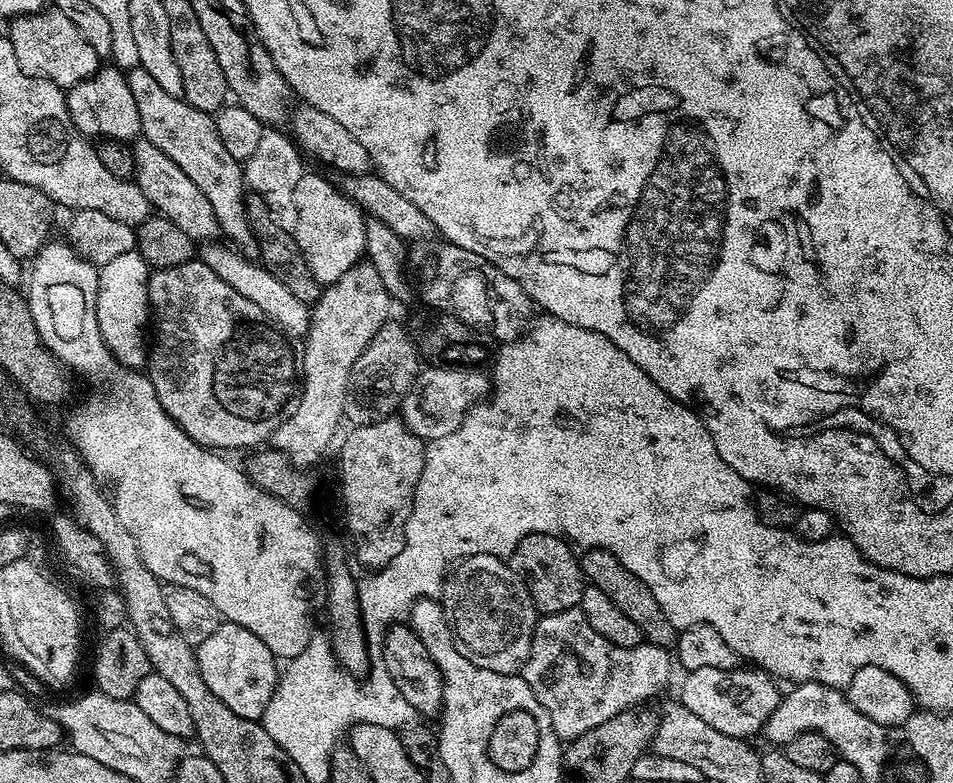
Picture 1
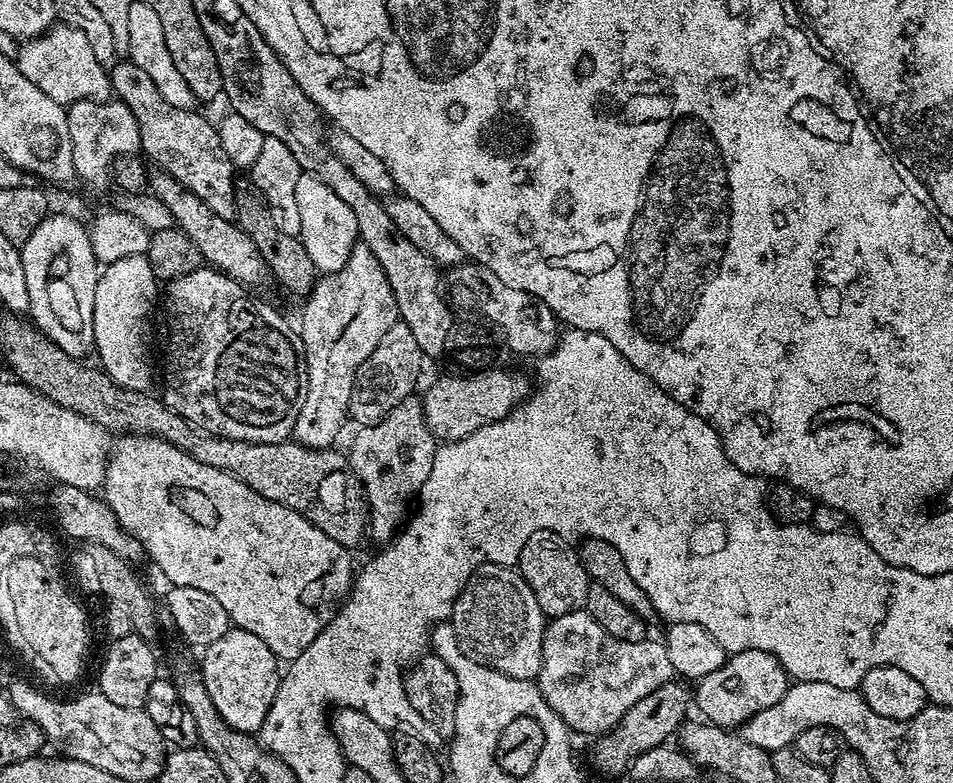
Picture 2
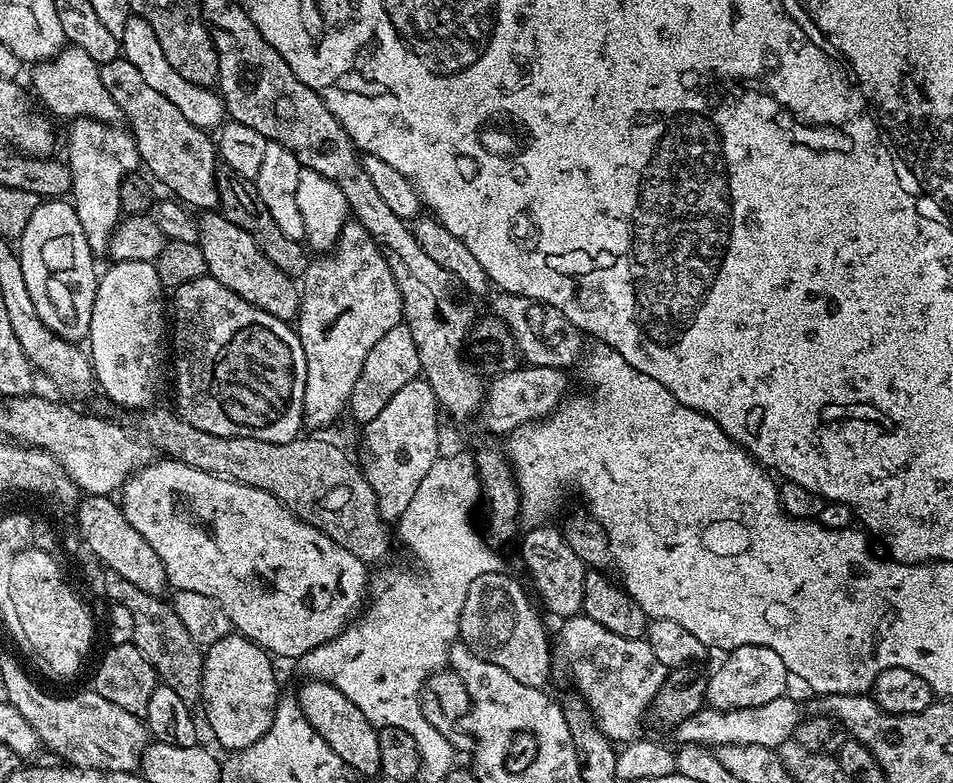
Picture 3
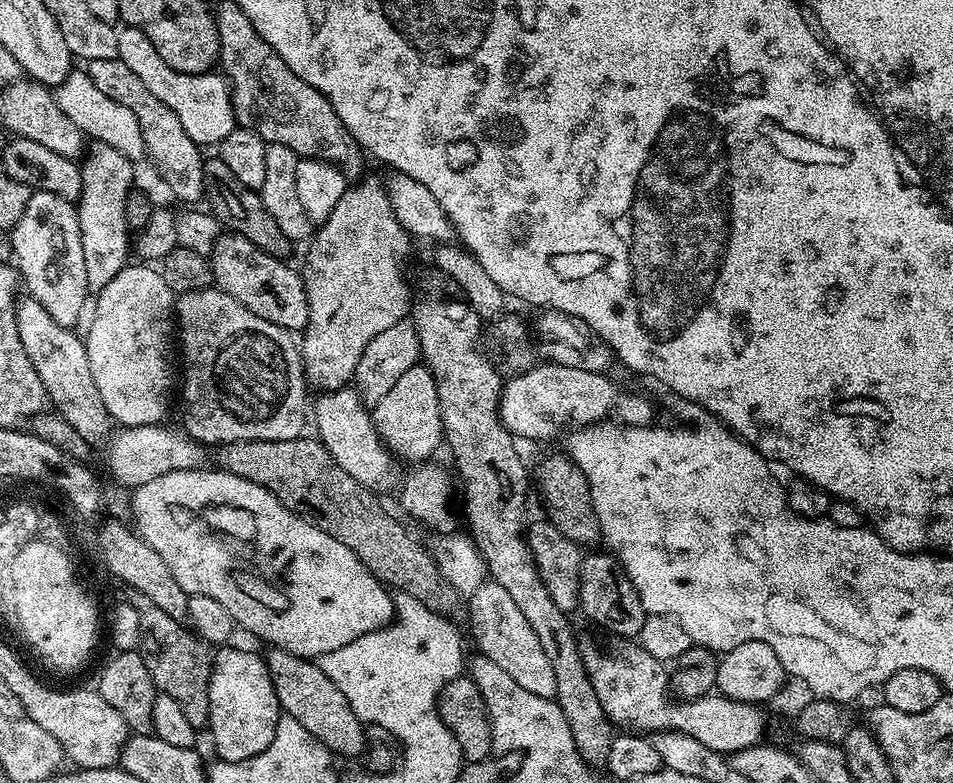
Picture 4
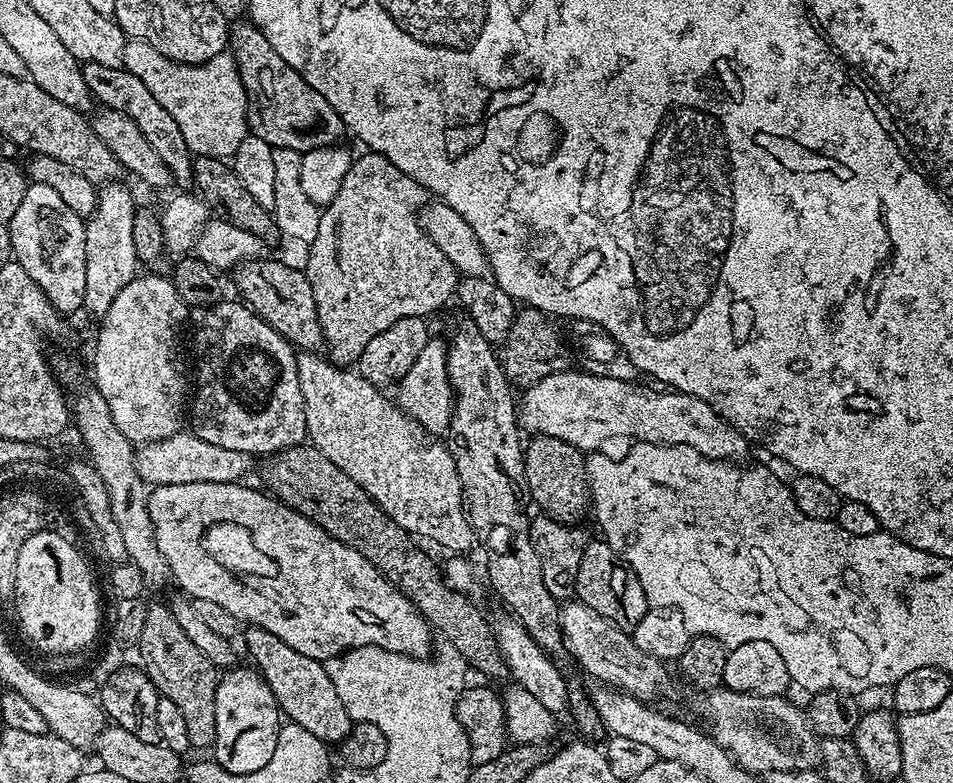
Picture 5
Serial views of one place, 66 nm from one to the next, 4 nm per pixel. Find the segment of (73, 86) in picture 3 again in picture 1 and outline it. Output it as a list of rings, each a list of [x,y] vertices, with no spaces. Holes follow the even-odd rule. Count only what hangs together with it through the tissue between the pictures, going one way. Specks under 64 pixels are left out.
[[[56,8],[31,12],[29,16],[17,16],[11,24],[12,29],[7,29],[6,35],[14,46],[18,66],[28,76],[41,76],[67,90],[90,78],[101,67],[101,57],[96,55],[94,46],[82,38],[82,30],[78,30],[78,26],[74,26],[74,22],[70,22],[70,18]]]

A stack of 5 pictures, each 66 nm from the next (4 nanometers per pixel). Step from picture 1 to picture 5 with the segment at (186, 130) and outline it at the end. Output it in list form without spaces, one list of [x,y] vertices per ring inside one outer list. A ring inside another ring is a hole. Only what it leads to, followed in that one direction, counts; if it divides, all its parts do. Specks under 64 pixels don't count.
[[[84,64],[83,69],[89,93],[95,99],[97,96],[104,103],[101,105],[105,109],[122,110],[126,113],[138,126],[138,130],[142,130],[142,134],[146,134],[150,146],[154,146],[154,150],[158,150],[158,154],[162,154],[162,162],[166,162],[173,181],[177,185],[189,183],[192,180],[193,153],[188,151],[186,142],[178,130],[178,122],[174,122],[174,118],[170,118],[170,113],[158,103],[158,98],[154,98],[154,94],[150,94],[150,90],[146,90],[146,86],[142,86],[141,80],[134,78],[134,74],[130,74],[122,66],[111,68],[97,64]]]

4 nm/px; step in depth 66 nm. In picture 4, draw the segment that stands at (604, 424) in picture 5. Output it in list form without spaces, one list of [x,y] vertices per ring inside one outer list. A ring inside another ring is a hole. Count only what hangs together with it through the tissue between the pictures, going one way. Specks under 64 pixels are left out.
[[[551,362],[537,363],[526,374],[509,376],[503,381],[500,389],[502,426],[506,426],[508,432],[524,441],[544,440],[558,435],[560,431],[563,433],[567,428],[575,430],[599,424],[607,421],[611,412],[621,424],[647,425],[652,416],[651,404],[640,396],[620,392],[619,386],[610,377],[611,375],[602,372],[573,370],[571,366]]]

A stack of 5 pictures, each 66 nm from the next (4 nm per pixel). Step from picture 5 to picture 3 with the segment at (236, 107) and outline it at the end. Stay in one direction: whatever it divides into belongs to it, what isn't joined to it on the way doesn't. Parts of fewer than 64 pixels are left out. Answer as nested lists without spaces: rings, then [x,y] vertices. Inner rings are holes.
[[[129,15],[126,30],[122,30],[119,37],[123,59],[129,60],[138,69],[138,74],[142,74],[142,79],[152,89],[158,90],[158,94],[163,94],[169,102],[174,102],[174,106],[178,106],[178,111],[188,121],[194,122],[194,126],[205,130],[216,130],[225,123],[224,102],[220,99],[219,91],[203,88],[194,82],[186,82],[186,78],[182,78],[182,74],[178,74],[178,70],[174,70],[174,66],[166,62],[166,54],[162,54],[162,46],[158,46],[158,38],[148,20],[144,20],[141,16]]]

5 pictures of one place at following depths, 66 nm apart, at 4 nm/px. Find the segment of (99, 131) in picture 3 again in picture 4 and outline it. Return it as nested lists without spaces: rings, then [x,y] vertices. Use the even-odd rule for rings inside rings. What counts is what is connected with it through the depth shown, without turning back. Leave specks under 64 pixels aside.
[[[97,142],[87,145],[86,155],[80,164],[82,194],[76,204],[76,213],[82,234],[82,258],[86,261],[89,289],[104,288],[129,263],[130,229],[126,222],[126,198],[134,191],[132,179],[136,172],[132,168],[135,168],[133,160],[126,158],[122,150],[114,150],[114,146]]]

